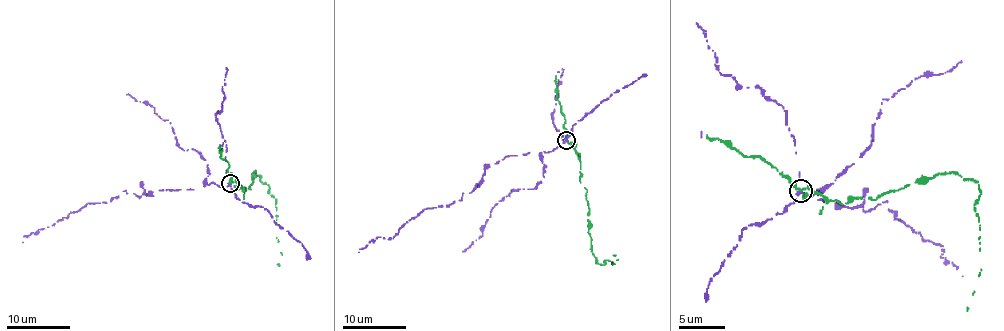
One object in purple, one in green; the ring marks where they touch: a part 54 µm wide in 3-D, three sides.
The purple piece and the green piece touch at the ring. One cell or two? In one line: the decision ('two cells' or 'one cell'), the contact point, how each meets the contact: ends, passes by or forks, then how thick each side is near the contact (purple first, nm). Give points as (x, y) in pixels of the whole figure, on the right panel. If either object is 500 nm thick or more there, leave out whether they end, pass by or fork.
one cell; place (800, 190); purple passes by; green passes by; calibres 240 and 280 nm

